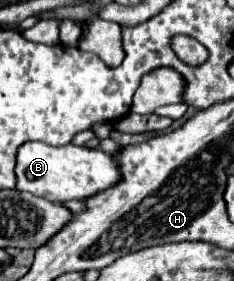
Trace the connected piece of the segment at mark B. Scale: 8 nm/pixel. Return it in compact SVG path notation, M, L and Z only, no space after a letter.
M27 142L17 150L17 190L31 192L35 196L47 198L51 202L65 200L85 200L121 180L121 172L113 156L103 150L91 150L85 146L49 146L43 142Z

